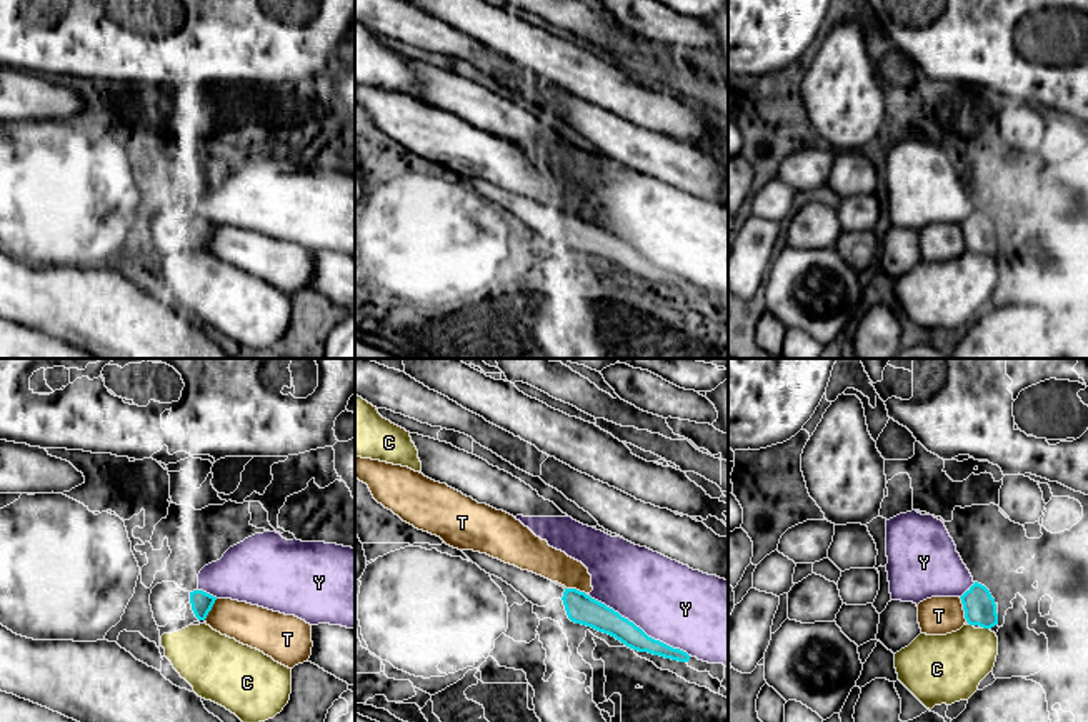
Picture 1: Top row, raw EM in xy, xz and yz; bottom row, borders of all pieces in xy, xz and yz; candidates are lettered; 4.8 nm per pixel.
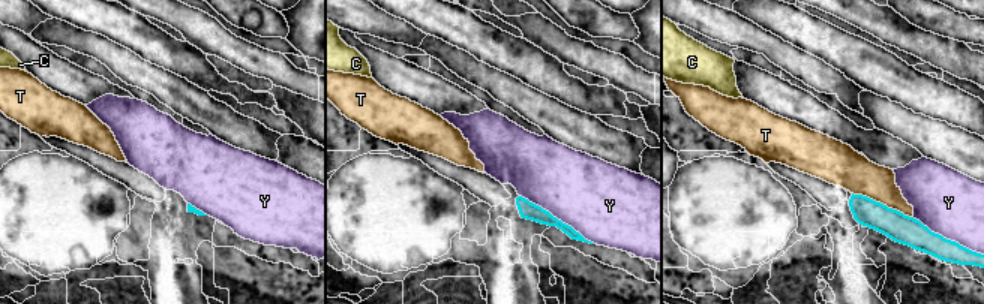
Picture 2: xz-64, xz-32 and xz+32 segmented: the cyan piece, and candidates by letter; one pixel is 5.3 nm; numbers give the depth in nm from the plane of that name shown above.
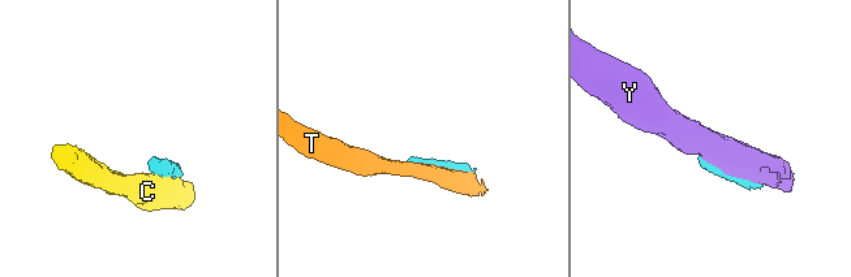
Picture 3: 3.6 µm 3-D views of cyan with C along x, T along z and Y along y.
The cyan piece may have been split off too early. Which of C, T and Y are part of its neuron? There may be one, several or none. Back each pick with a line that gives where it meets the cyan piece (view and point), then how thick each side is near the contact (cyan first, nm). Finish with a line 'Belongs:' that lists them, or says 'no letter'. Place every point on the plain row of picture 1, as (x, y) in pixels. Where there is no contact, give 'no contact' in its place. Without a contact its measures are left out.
Belongs: no letter

